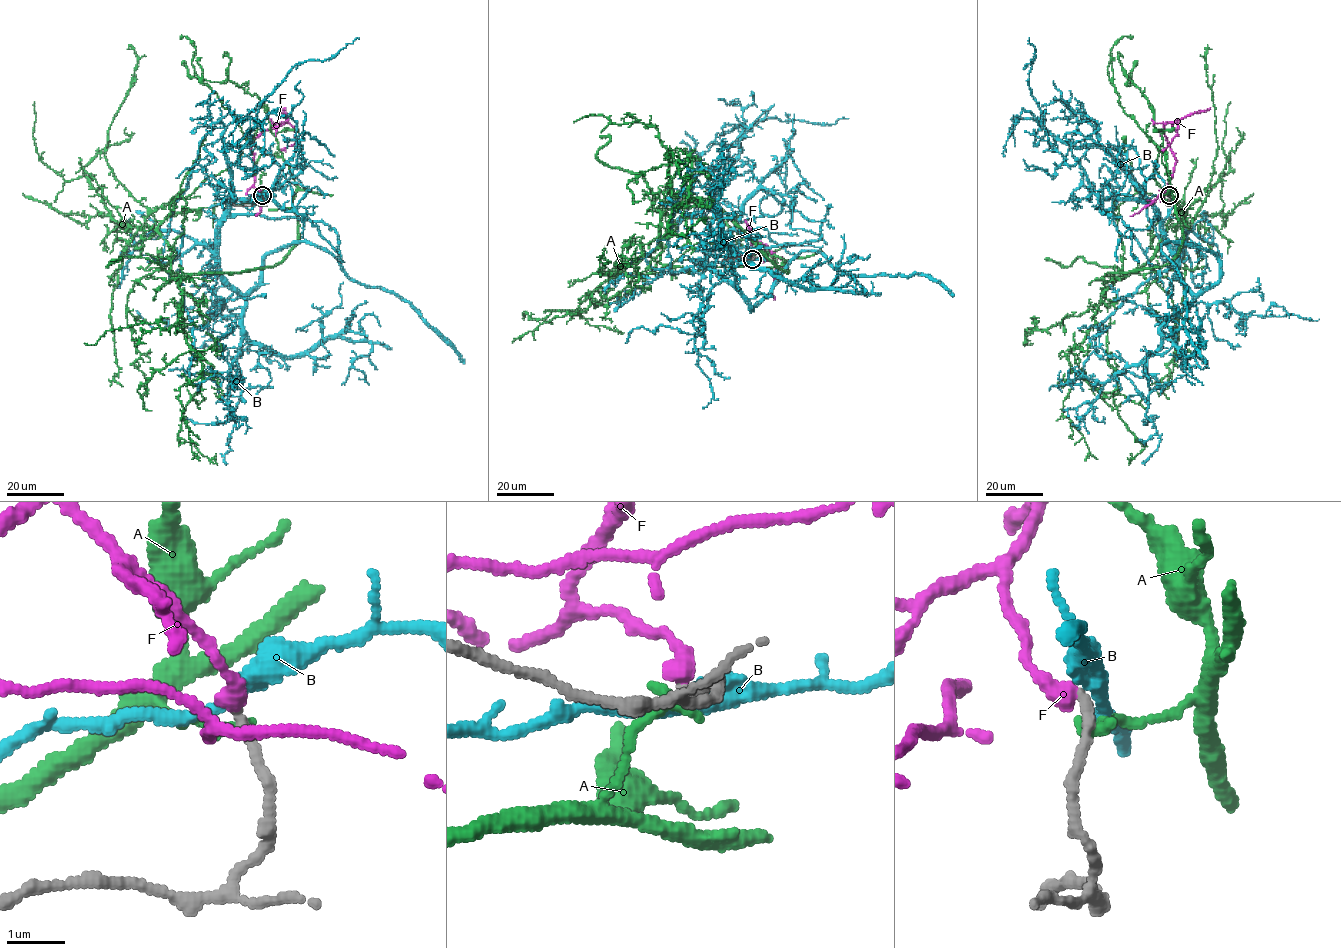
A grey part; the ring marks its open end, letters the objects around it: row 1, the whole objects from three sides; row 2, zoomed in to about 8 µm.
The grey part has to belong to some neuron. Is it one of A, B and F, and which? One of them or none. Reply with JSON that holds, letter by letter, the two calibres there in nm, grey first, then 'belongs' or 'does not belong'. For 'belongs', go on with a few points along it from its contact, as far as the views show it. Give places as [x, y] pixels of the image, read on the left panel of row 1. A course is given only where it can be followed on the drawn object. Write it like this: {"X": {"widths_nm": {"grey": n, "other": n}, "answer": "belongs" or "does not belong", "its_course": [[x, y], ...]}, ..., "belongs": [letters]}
{"A": {"widths_nm": {"grey": 200, "other": 200}, "answer": "does not belong"}, "B": {"widths_nm": {"grey": 170, "other": 320}, "answer": "does not belong"}, "F": {"widths_nm": {"grey": 170, "other": 320}, "answer": "belongs", "its_course": [[262, 196], [254, 186], [252, 143], [265, 131], [287, 122], [295, 131], [296, 142], [282, 151]]}, "belongs": ["F"]}

